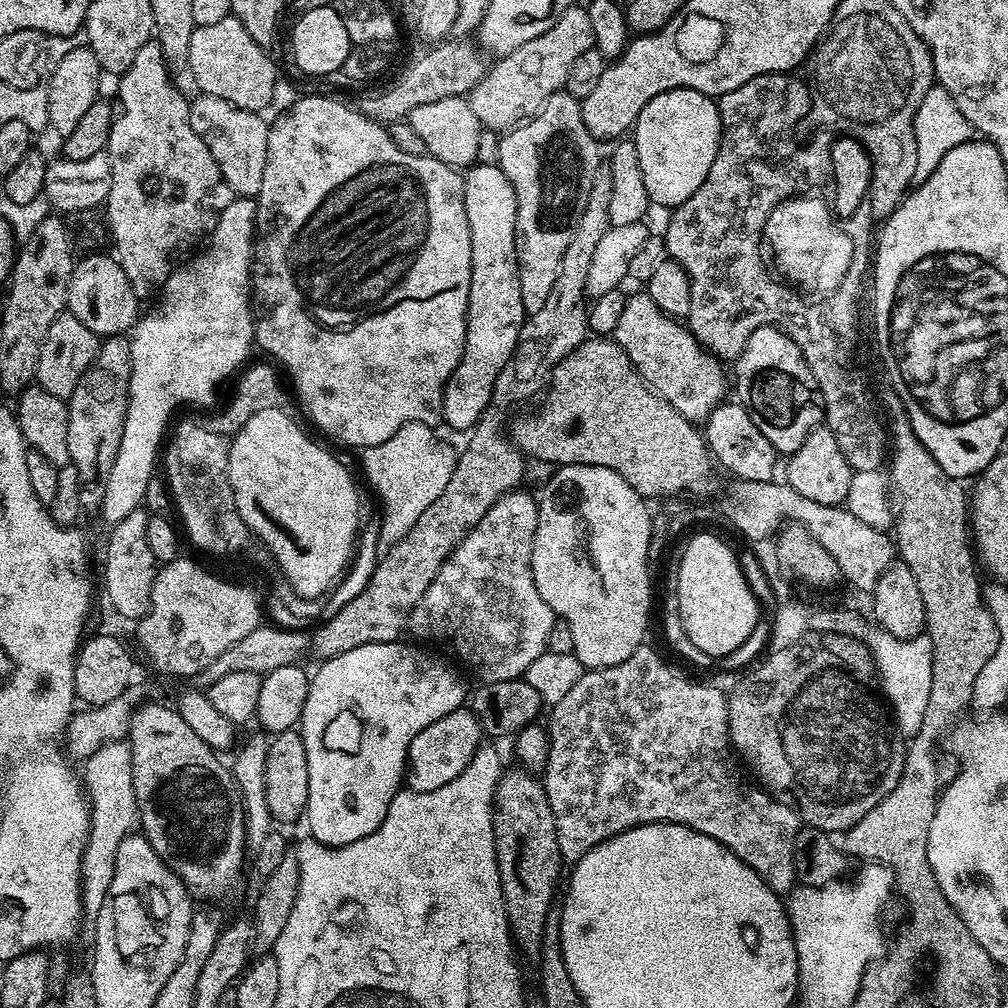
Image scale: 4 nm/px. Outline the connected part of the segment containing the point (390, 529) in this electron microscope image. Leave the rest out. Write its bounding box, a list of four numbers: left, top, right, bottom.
[363,422,457,546]

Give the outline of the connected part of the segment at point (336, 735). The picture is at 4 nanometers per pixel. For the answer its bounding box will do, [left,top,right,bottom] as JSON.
[298,640,470,848]

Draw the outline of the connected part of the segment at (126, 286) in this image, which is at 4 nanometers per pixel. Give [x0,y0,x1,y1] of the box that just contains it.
[66,254,138,338]

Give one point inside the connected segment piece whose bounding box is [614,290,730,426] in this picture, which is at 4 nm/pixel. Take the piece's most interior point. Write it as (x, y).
(676, 367)

